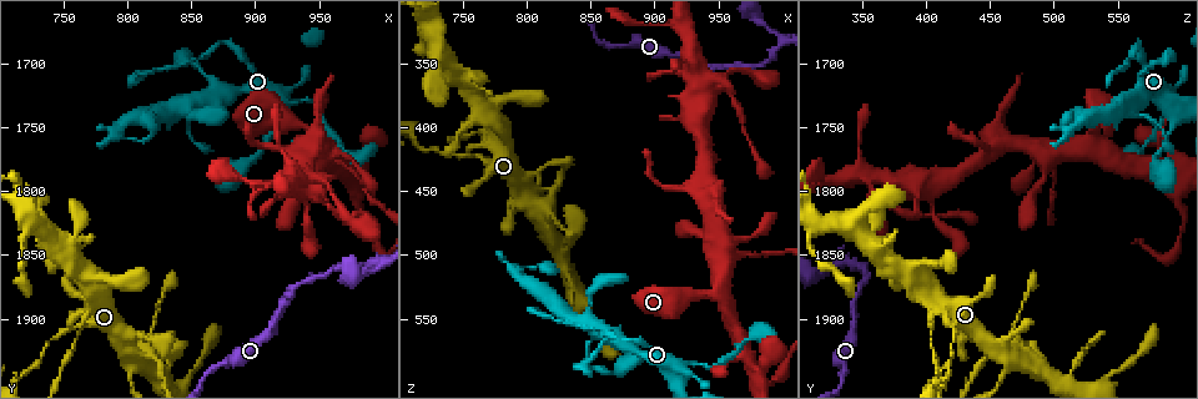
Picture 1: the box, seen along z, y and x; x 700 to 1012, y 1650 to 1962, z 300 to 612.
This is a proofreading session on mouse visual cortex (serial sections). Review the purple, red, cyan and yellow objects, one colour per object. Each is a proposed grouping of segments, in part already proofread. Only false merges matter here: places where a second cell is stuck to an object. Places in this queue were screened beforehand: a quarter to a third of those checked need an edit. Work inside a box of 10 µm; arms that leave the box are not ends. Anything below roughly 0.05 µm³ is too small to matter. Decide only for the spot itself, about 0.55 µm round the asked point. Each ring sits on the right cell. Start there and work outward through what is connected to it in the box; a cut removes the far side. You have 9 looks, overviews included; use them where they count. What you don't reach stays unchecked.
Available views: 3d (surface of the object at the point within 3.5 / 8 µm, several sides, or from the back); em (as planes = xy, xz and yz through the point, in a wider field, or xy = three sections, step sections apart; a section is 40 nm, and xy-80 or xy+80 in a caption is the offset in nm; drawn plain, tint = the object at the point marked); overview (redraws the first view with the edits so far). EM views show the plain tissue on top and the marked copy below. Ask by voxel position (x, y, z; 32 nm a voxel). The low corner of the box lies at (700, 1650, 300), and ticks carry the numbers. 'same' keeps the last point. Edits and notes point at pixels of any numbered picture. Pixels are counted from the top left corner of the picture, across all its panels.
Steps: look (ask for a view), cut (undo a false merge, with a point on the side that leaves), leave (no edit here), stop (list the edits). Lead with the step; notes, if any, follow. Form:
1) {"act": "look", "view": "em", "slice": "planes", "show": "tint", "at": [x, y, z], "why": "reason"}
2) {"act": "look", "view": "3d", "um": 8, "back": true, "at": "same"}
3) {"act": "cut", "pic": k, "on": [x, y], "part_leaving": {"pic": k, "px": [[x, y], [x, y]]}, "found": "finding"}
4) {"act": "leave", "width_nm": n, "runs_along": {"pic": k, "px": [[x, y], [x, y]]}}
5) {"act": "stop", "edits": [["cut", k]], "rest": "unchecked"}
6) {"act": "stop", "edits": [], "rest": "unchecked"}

{"act": "look", "view": "3d", "um": 3.5, "at": [954, 1778, 490], "why": "four or more arms meet"}

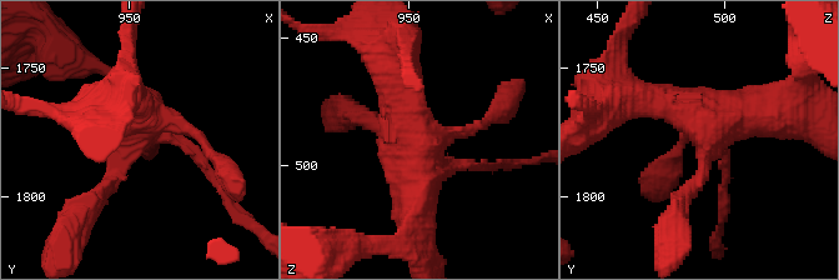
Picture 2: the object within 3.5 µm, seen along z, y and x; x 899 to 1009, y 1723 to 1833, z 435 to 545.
{"act": "look", "view": "em", "slice": "xy", "step": 1, "show": "tint", "at": [954, 1776, 491]}

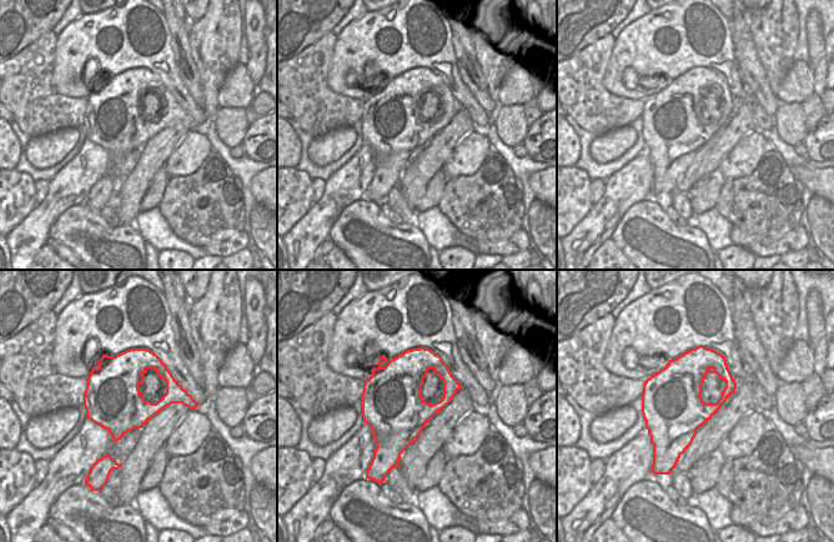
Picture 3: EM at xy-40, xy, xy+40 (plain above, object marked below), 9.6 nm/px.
{"act": "leave", "runs_along": {"pic": 2, "px": [[412, 230], [393, 86]]}, "found": "all the same cell"}

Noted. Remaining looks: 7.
{"act": "look", "view": "3d", "um": 3.5, "at": [870, 1714, 566], "why": "calibre changes"}

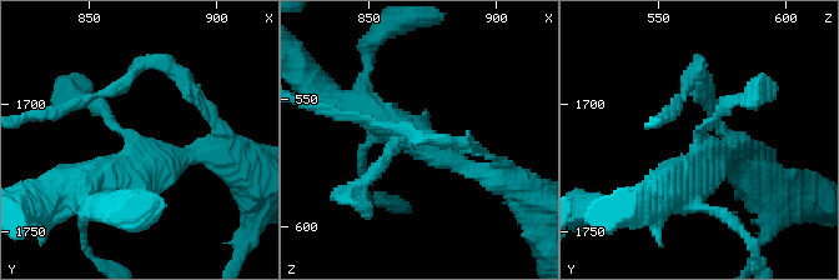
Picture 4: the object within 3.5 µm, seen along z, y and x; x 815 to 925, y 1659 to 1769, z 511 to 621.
{"act": "look", "view": "em", "slice": "xy", "step": 1, "show": "tint", "at": [868, 1715, 566], "why": "now the EM"}

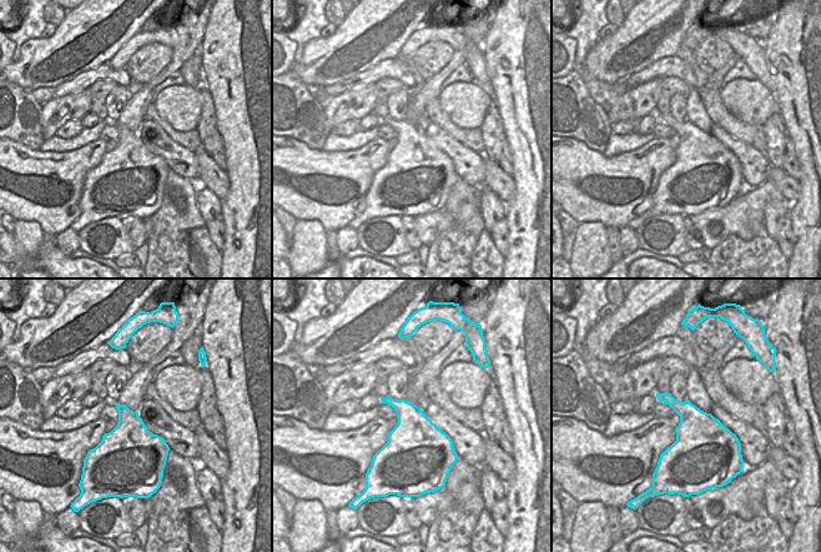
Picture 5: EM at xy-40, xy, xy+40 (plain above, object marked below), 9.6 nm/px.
{"act": "leave", "width_nm": 550, "runs_along": {"pic": 4, "px": [[194, 154], [155, 170], [83, 100]]}, "found": "continuous, no second cell"}

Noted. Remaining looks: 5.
{"act": "look", "view": "3d", "um": 3.5, "at": [800, 1758, 512]}

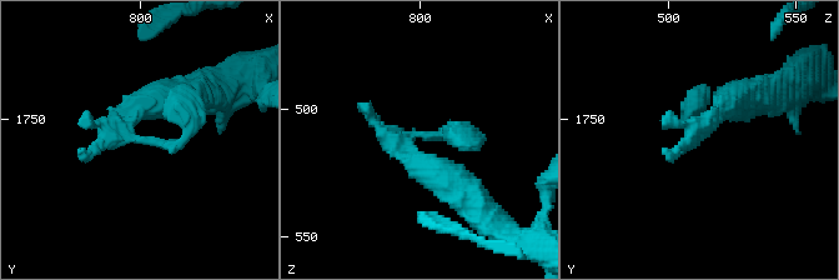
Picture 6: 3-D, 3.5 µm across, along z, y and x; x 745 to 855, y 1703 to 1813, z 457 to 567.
{"act": "look", "view": "em", "slice": "xy", "step": 5, "show": "tint", "at": [801, 1757, 510], "why": "need the tissue"}

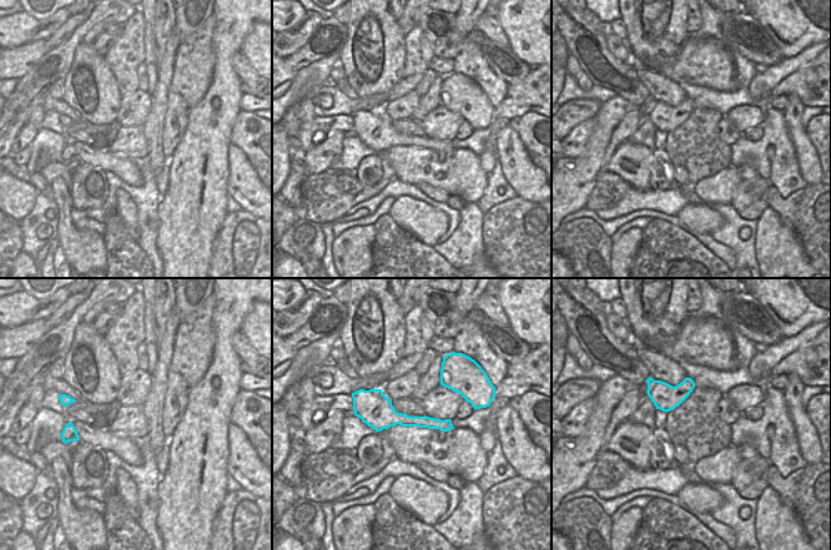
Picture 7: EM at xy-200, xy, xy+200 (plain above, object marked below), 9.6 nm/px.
{"act": "leave", "found": "all the same cell"}

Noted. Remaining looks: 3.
{"act": "look", "view": "3d", "um": 3.5, "at": [956, 1808, 372], "why": "sharp bend"}

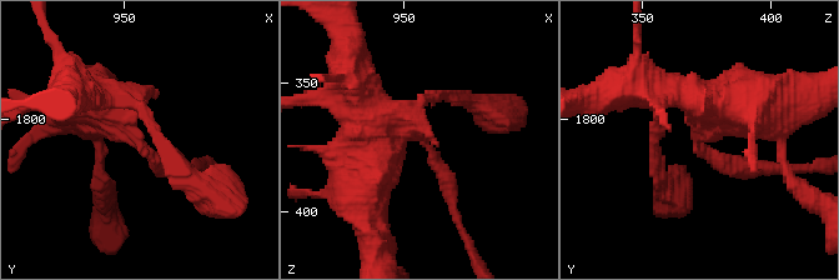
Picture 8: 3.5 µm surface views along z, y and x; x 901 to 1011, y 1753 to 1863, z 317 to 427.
{"act": "look", "view": "em", "slice": "xy", "step": 1, "show": "tint", "at": [956, 1808, 371], "arm_widths_nm": [200, 600], "why": "need the tissue"}

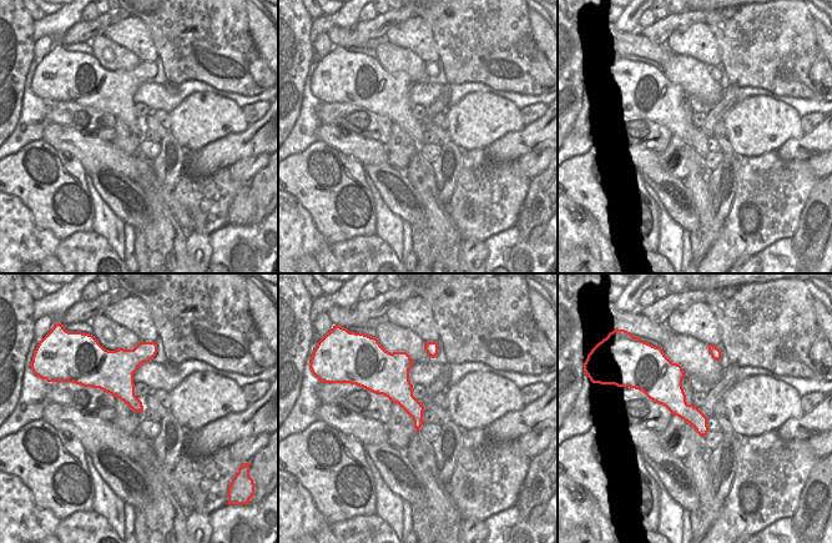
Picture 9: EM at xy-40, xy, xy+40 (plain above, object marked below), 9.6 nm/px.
{"act": "leave", "runs_along": {"pic": 8, "px": [[89, 101], [157, 163], [174, 168]]}, "found": "continuous, no second cell"}

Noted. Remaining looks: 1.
{"act": "stop", "edits": [], "rest": "unchecked"}

